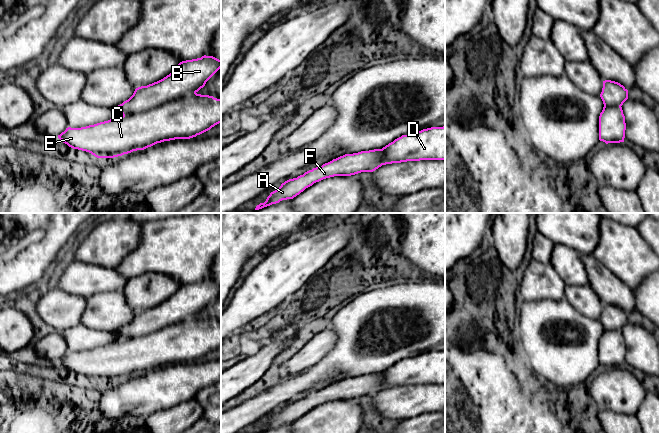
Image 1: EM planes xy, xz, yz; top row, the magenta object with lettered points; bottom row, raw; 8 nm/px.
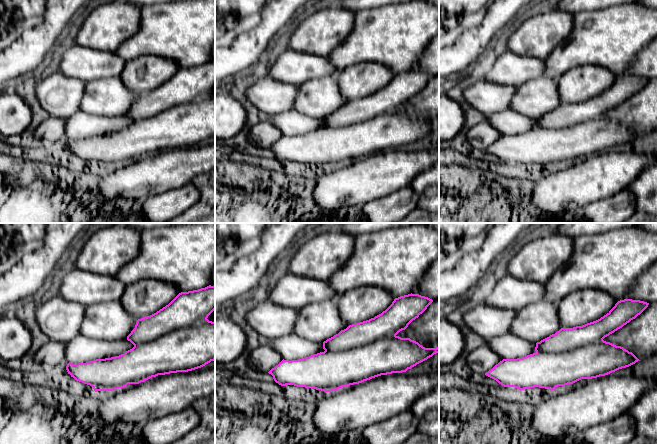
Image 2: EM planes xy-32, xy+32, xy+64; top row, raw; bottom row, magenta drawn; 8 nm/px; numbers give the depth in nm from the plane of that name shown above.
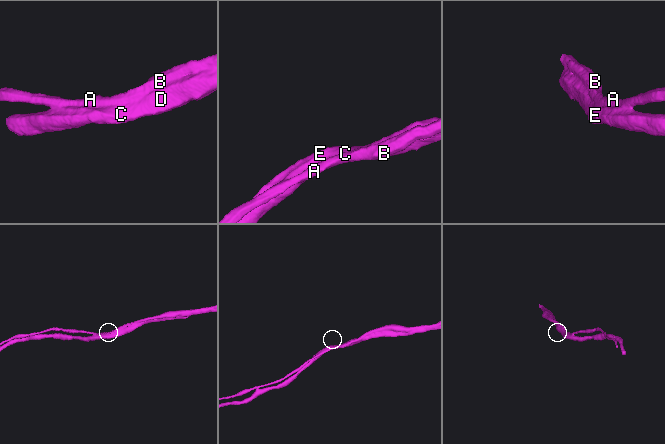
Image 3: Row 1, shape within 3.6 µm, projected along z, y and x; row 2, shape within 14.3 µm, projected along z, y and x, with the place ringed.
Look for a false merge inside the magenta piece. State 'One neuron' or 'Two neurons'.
Two neurons

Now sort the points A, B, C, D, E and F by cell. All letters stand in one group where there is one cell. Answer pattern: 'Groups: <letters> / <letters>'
Groups: A B F / C D E

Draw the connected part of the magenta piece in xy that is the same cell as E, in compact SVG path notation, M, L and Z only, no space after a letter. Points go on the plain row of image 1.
M194 317L161 330L113 342L81 352L68 351L58 362L73 373L91 377L97 382L114 382L157 367L175 363L190 363L221 347L221 323Z

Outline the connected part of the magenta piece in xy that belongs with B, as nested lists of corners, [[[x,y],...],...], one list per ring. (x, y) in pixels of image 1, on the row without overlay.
[[[213,280],[182,285],[163,303],[135,313],[133,319],[114,331],[122,339],[151,334],[165,327],[191,320],[221,292],[221,284]]]

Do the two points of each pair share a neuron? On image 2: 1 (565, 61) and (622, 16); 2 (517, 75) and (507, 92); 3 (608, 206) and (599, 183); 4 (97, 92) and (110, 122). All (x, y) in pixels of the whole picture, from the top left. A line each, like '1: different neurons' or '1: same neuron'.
1: same neuron
2: different neurons
3: different neurons
4: different neurons

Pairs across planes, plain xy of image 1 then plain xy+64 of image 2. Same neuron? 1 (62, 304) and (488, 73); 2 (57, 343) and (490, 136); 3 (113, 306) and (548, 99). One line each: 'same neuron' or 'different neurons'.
1: different neurons
2: same neuron
3: same neuron

